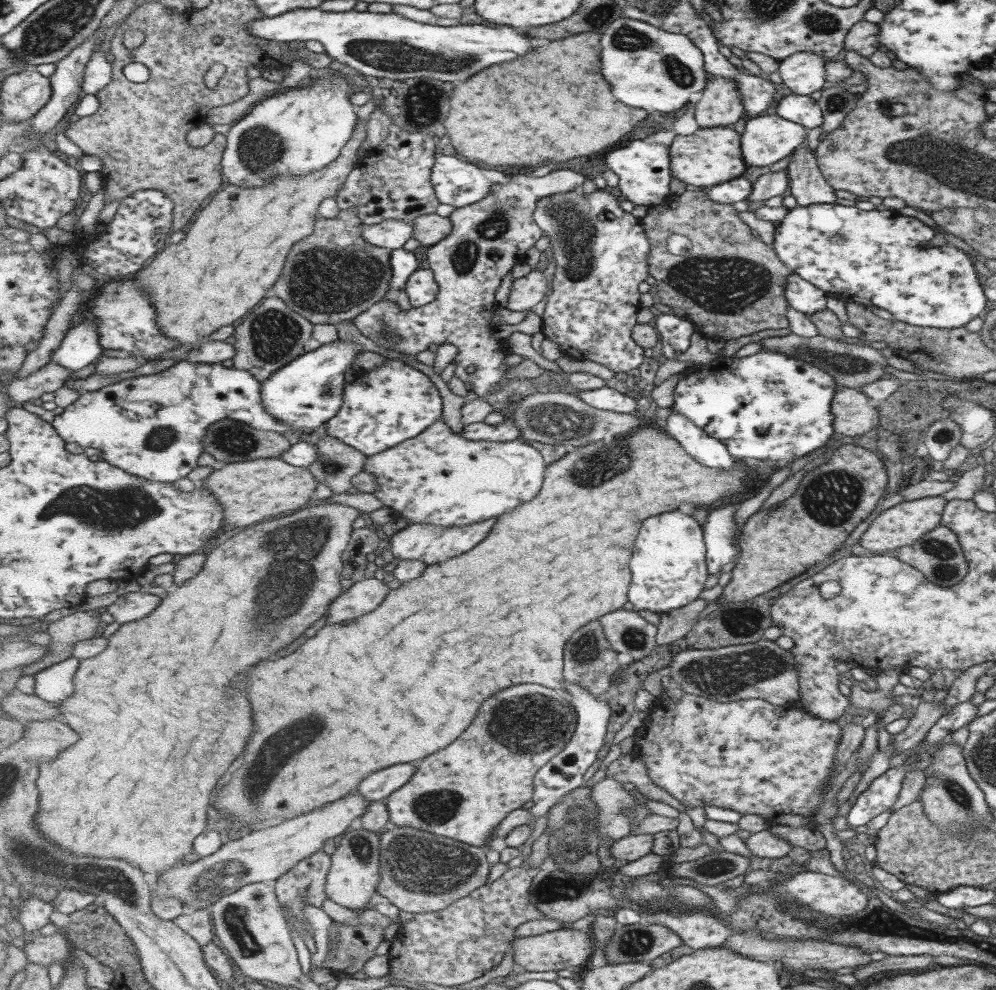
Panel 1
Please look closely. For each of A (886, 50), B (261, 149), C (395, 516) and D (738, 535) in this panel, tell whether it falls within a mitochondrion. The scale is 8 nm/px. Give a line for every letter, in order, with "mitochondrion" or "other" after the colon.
A: other
B: mitochondrion
C: other
D: other

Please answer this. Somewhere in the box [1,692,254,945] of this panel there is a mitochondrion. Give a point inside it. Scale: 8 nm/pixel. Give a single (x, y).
(44, 860)

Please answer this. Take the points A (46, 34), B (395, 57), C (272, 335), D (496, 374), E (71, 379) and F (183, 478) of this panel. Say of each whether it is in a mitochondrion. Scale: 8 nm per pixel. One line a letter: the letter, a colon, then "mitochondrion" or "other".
A: mitochondrion
B: mitochondrion
C: mitochondrion
D: other
E: other
F: other

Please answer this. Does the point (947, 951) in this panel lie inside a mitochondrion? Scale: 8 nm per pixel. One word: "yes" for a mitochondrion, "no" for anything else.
no

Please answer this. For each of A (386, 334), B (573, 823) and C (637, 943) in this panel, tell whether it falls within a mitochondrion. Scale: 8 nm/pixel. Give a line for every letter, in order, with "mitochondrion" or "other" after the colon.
A: other
B: mitochondrion
C: mitochondrion

